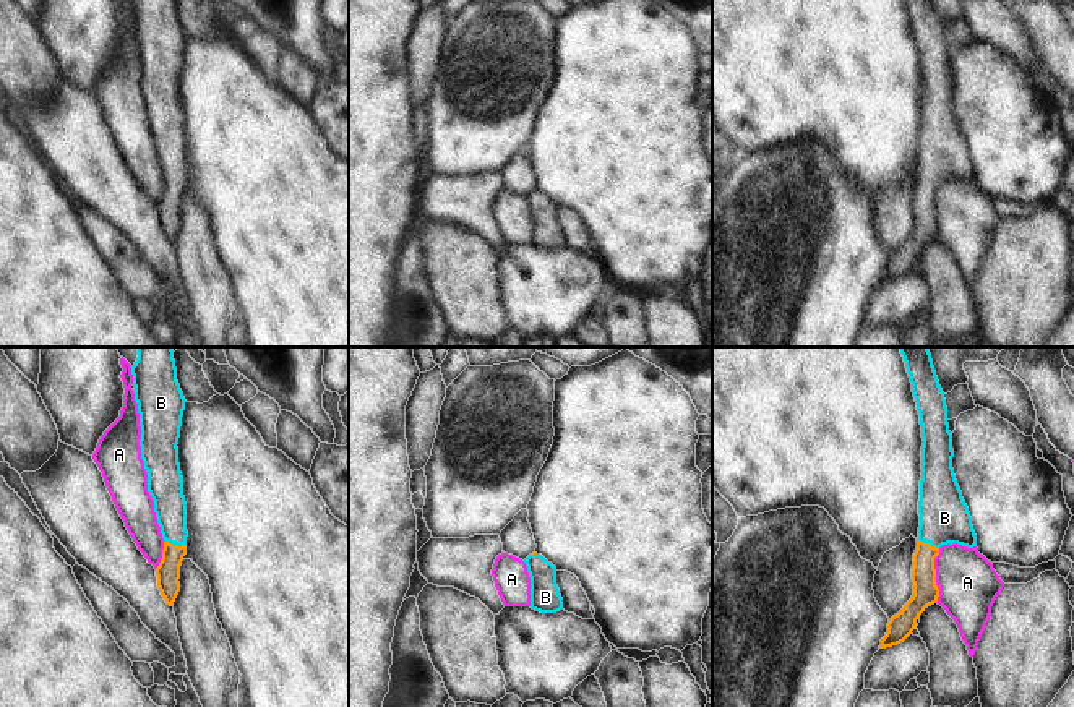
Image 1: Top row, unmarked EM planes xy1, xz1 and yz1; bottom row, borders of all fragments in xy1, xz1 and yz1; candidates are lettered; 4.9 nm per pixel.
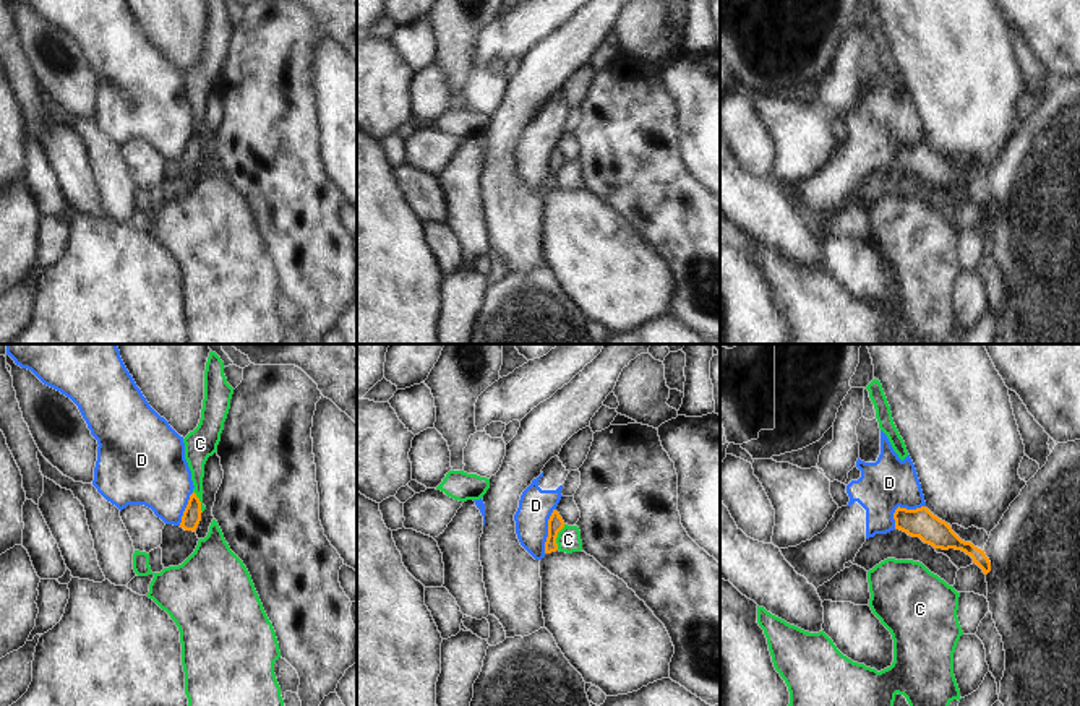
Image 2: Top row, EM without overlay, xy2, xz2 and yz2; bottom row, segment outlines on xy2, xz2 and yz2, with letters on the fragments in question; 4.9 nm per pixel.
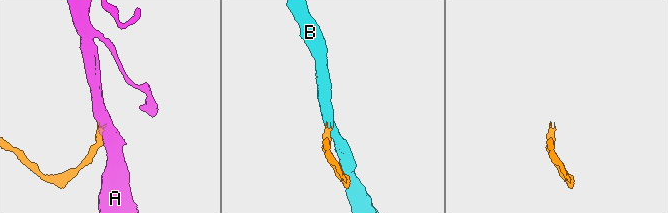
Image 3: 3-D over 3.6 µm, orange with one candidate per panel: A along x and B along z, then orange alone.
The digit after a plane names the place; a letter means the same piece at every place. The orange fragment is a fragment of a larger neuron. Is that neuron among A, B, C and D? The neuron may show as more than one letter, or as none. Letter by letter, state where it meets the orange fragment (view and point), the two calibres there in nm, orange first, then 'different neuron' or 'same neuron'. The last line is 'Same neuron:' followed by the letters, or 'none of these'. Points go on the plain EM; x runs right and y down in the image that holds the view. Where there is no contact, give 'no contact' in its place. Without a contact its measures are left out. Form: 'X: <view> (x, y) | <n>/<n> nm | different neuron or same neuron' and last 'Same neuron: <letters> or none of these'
A: yz1 (935, 213) | 130/300 nm | different neuron
B: xy1 (176, 182) | 120/160 nm | same neuron
C: xz2 (557, 172) | 80/120 nm | different neuron
D: yz2 (900, 145) | 150/260 nm | different neuron
Same neuron: B

